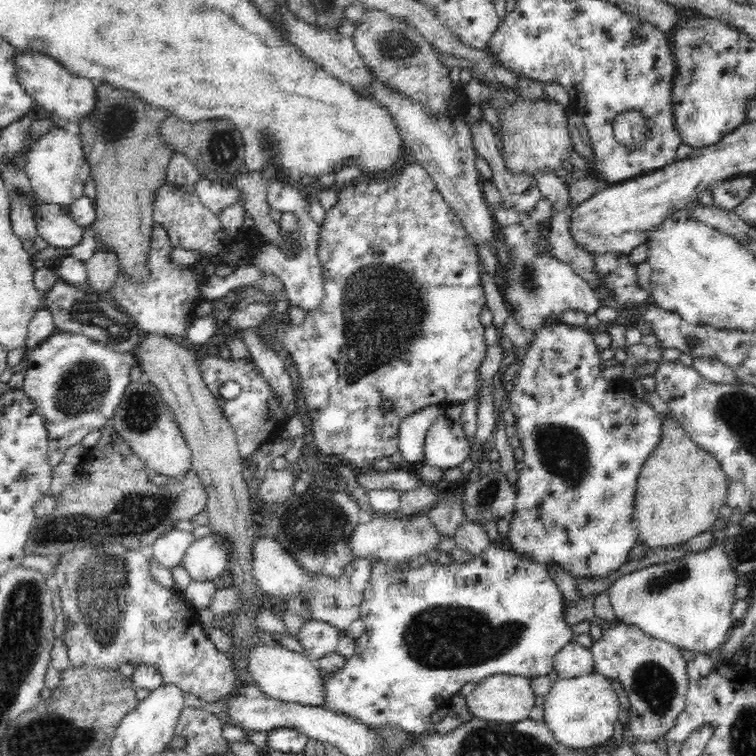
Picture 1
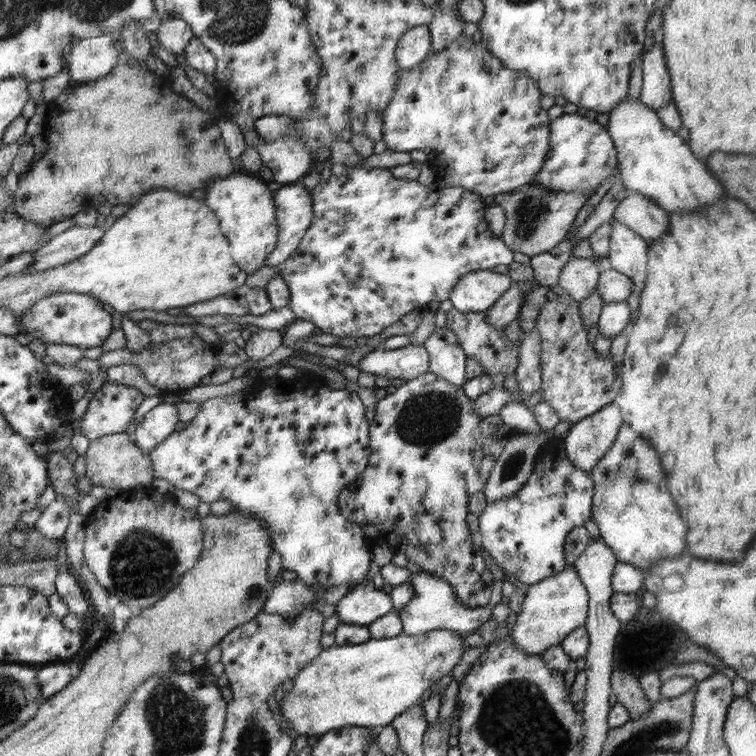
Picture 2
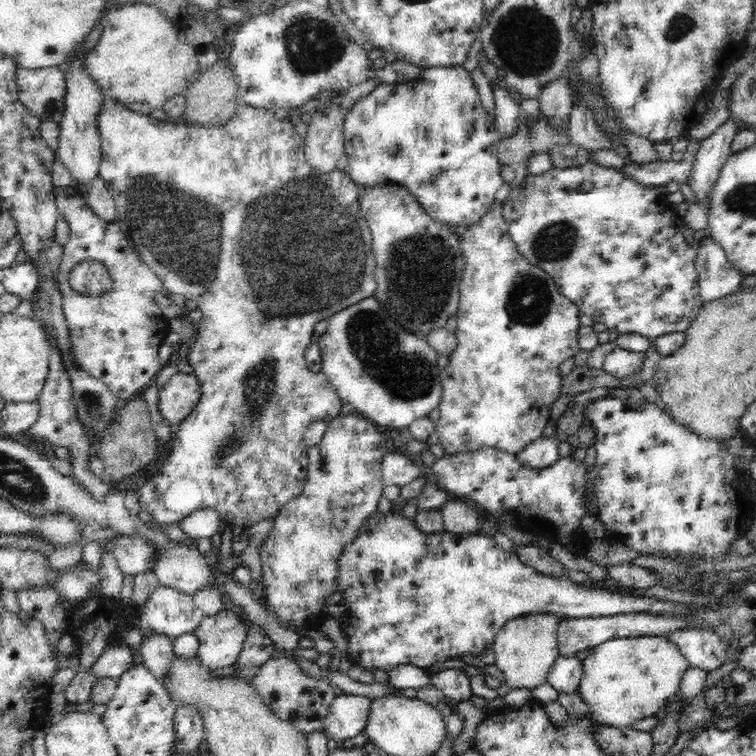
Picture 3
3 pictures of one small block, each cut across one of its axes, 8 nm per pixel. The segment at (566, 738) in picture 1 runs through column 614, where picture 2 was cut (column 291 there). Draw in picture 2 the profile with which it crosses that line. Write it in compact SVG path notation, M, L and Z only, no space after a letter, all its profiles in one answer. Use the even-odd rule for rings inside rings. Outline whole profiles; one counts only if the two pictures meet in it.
M440 629L426 632L424 636L406 636L401 633L392 639L380 641L372 638L365 644L326 648L296 675L292 691L285 694L282 706L279 704L282 716L299 735L307 736L325 735L326 732L346 726L372 729L388 727L403 712L422 704L431 690L430 686L438 683L442 676L446 676L460 662L464 650L467 650L466 644L458 632L450 631Z

